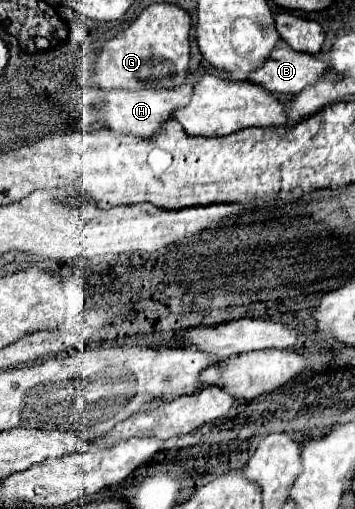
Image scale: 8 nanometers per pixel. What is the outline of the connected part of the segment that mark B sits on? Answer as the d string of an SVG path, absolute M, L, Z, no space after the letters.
M279 45L267 61L247 75L247 79L271 93L297 93L313 83L313 79L319 79L321 71L325 71L325 63L315 55Z

